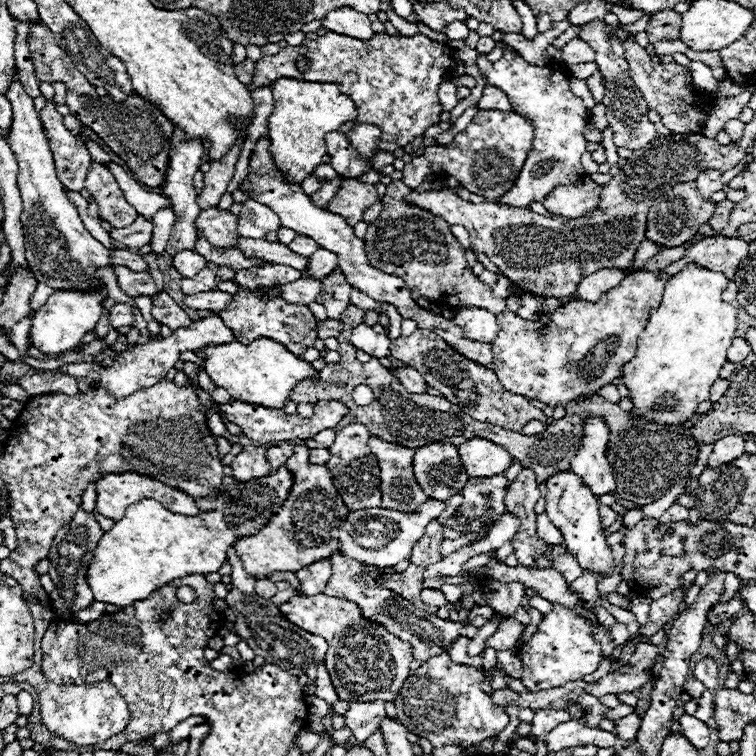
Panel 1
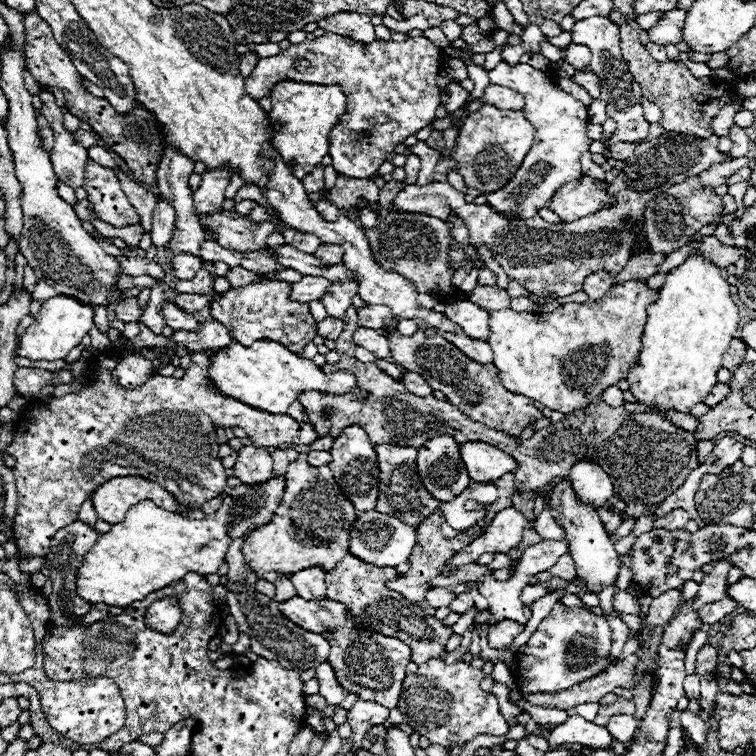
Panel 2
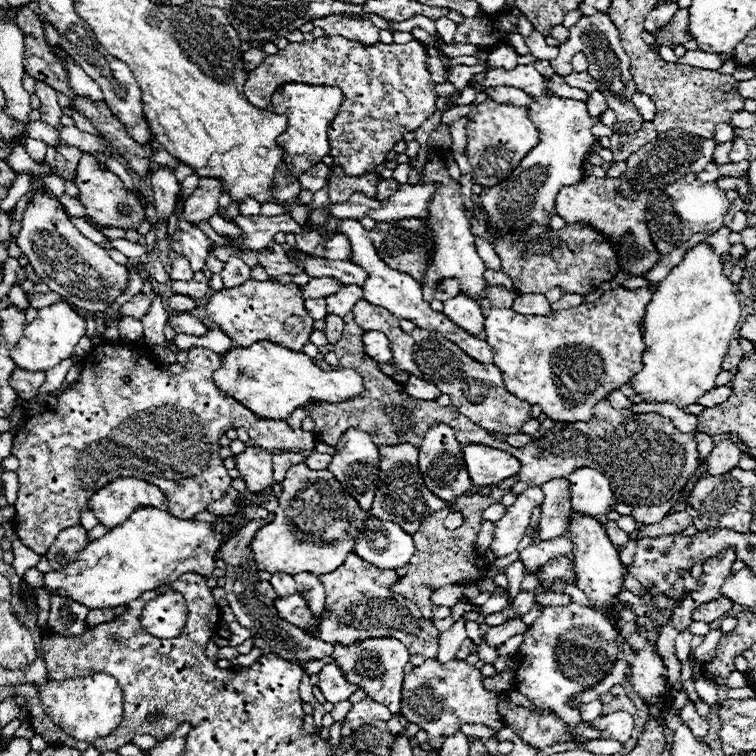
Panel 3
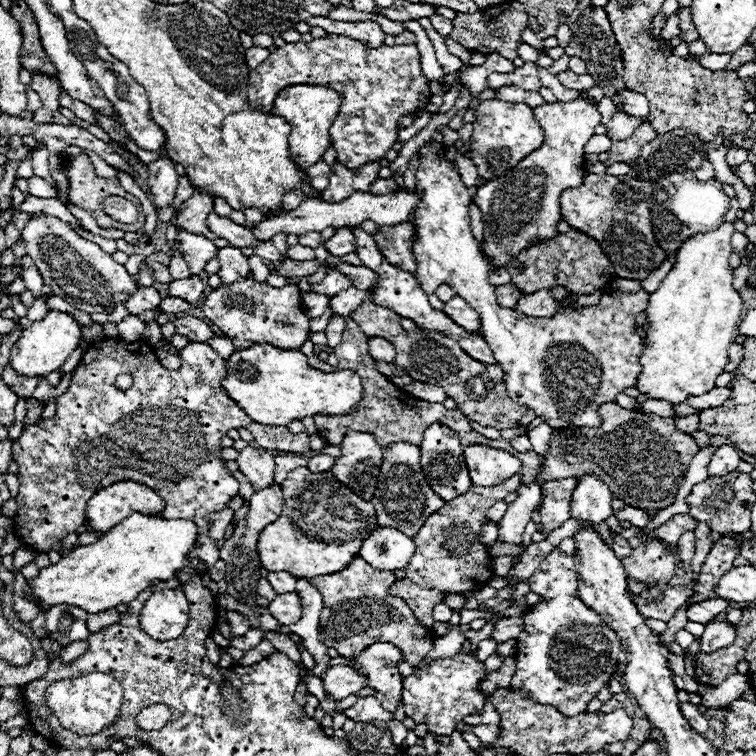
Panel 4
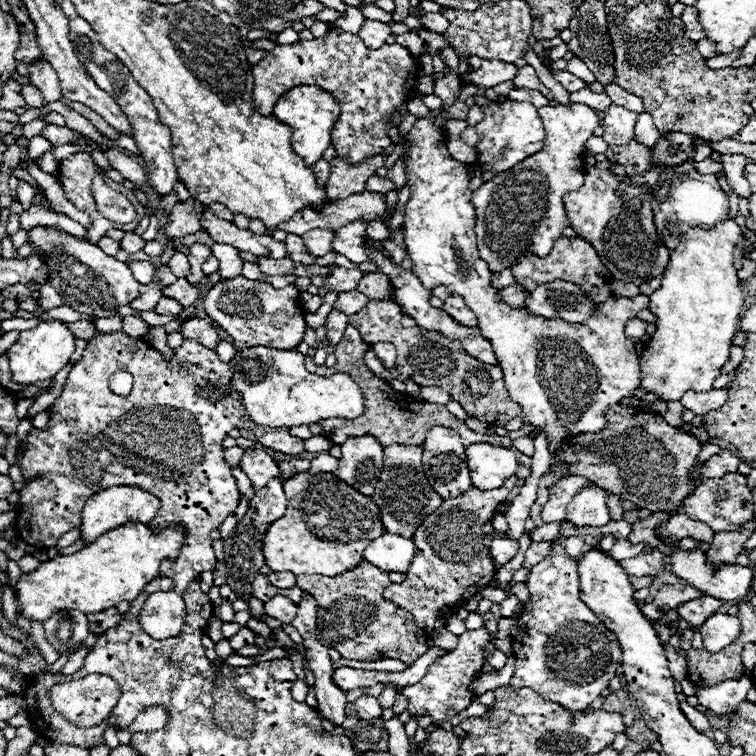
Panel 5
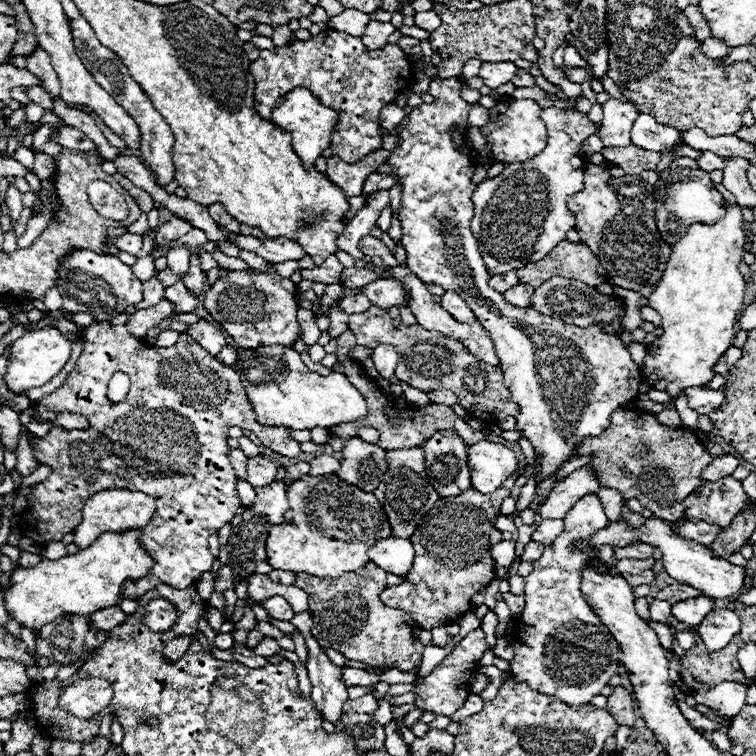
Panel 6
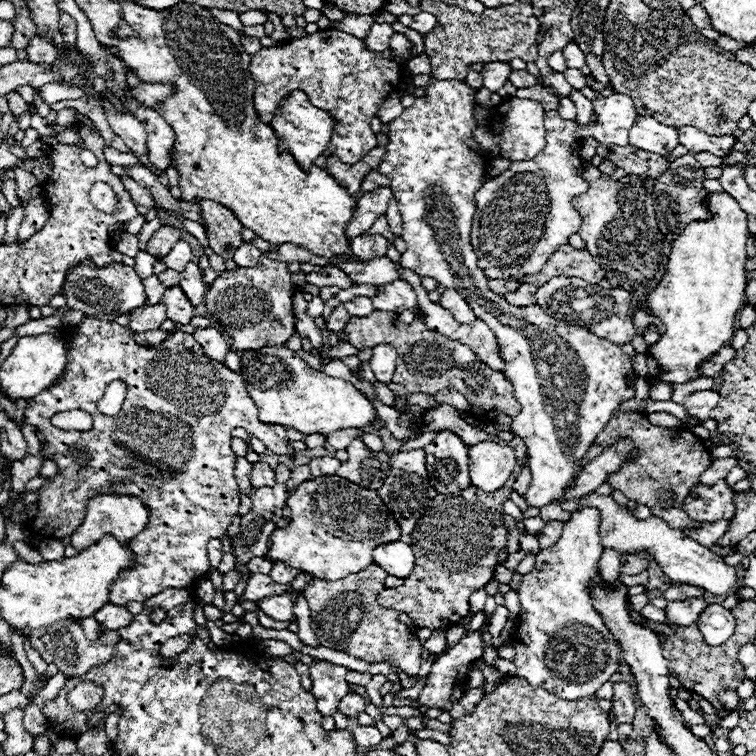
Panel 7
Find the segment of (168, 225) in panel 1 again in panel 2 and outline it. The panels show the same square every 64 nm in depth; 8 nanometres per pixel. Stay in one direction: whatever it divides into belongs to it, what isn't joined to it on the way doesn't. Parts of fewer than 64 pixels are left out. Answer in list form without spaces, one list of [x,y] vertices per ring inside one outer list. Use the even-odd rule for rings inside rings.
[[[160,200],[154,210],[154,216],[152,216],[152,230],[150,230],[152,246],[162,248],[170,242],[172,230],[174,230],[174,220],[176,220],[174,208],[166,200]]]

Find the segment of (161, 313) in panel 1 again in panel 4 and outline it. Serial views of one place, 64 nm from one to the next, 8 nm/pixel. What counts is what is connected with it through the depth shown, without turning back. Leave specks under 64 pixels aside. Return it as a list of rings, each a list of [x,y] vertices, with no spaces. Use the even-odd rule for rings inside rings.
[[[196,316],[178,318],[178,320],[174,320],[174,326],[176,326],[176,332],[178,332],[178,334],[182,334],[182,336],[194,340],[194,342],[196,342],[196,340],[198,340],[198,342],[206,342],[210,336],[214,336],[212,328],[210,328],[204,320],[200,320],[200,318],[196,318]]]

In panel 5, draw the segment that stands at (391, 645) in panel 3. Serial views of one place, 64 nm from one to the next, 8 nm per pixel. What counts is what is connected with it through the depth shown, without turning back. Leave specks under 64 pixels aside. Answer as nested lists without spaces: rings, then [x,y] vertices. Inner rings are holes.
[[[386,682],[386,684],[384,684],[382,694],[378,696],[378,700],[380,700],[382,708],[392,708],[392,706],[394,706],[394,700],[396,700],[396,696],[398,696],[398,694],[400,694],[400,692],[398,692],[398,686],[396,686],[396,684],[392,684],[392,682]]]

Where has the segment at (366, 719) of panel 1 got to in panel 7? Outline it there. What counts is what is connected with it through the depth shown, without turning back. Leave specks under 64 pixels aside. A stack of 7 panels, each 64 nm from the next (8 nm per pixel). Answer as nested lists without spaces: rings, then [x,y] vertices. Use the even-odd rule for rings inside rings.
[[[348,694],[344,700],[342,700],[342,704],[338,706],[338,710],[344,714],[344,716],[348,716],[348,718],[354,718],[358,712],[364,712],[364,708],[366,708],[366,700],[360,696],[360,694]]]

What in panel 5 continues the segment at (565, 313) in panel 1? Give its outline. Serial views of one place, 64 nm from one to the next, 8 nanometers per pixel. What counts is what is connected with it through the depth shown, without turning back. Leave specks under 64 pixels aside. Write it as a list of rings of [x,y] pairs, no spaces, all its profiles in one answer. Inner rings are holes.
[[[458,72],[436,78],[434,94],[444,100],[444,106],[442,110],[436,110],[436,112],[430,110],[428,118],[416,120],[416,124],[408,134],[408,142],[412,142],[412,152],[406,162],[406,178],[412,188],[412,196],[404,206],[404,238],[412,258],[412,272],[414,276],[418,276],[424,288],[434,290],[436,286],[446,286],[452,294],[460,294],[466,300],[466,306],[478,316],[478,326],[482,330],[482,336],[486,336],[494,348],[498,366],[504,372],[504,384],[506,384],[508,396],[522,406],[522,418],[528,424],[532,424],[534,430],[542,428],[548,432],[550,452],[554,452],[566,436],[576,436],[578,432],[602,432],[602,428],[606,428],[606,418],[604,418],[606,406],[618,404],[624,396],[632,396],[632,392],[640,386],[640,364],[636,356],[636,346],[634,346],[634,340],[626,336],[624,328],[628,320],[632,320],[640,310],[648,306],[648,296],[646,294],[638,294],[634,298],[610,296],[582,324],[566,322],[562,318],[548,320],[542,316],[528,314],[524,308],[510,308],[508,304],[502,302],[502,298],[498,296],[498,290],[490,286],[492,272],[488,264],[478,256],[476,232],[474,232],[476,212],[472,206],[472,190],[468,188],[466,164],[454,160],[448,154],[444,128],[436,128],[432,124],[434,116],[442,112],[448,112],[450,118],[466,120],[468,106],[462,102],[456,102],[460,88],[462,88],[462,78],[458,76]]]

